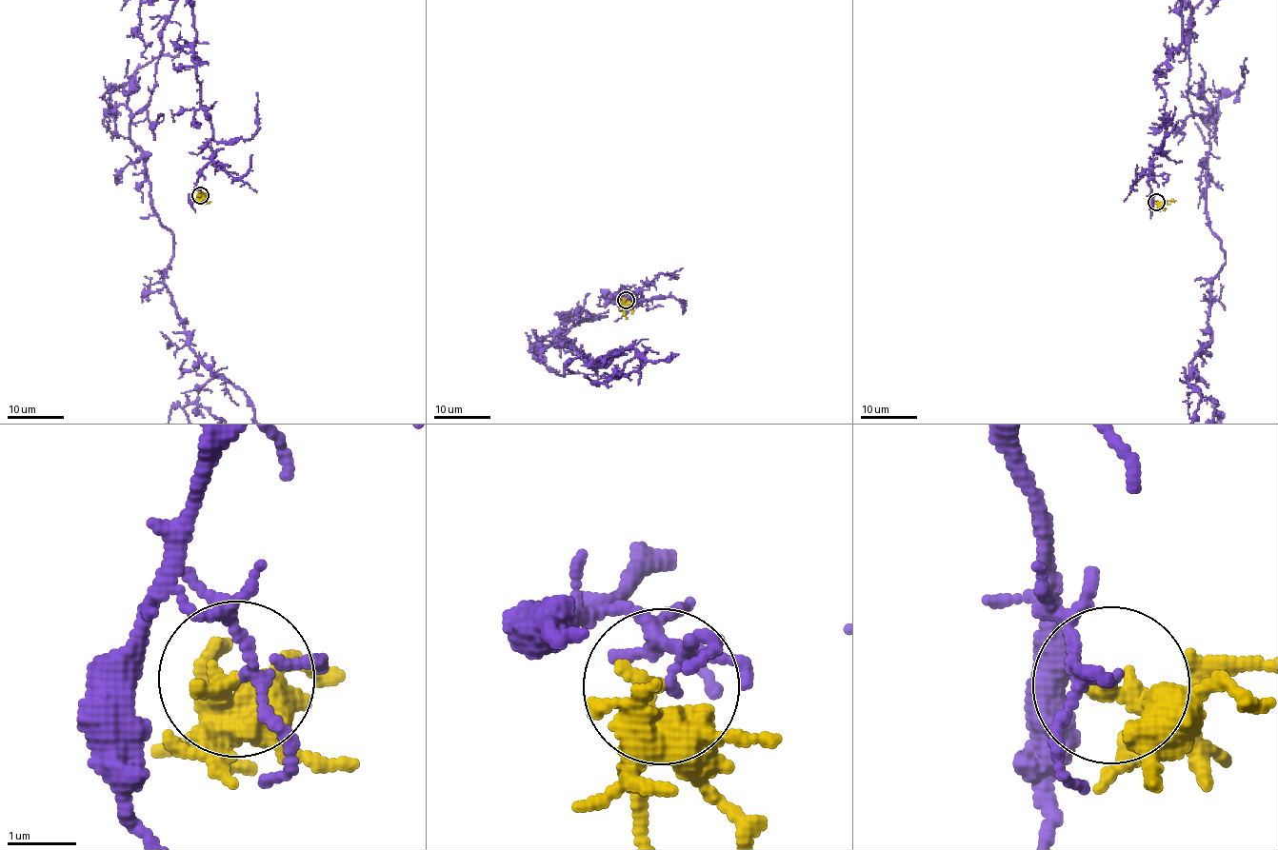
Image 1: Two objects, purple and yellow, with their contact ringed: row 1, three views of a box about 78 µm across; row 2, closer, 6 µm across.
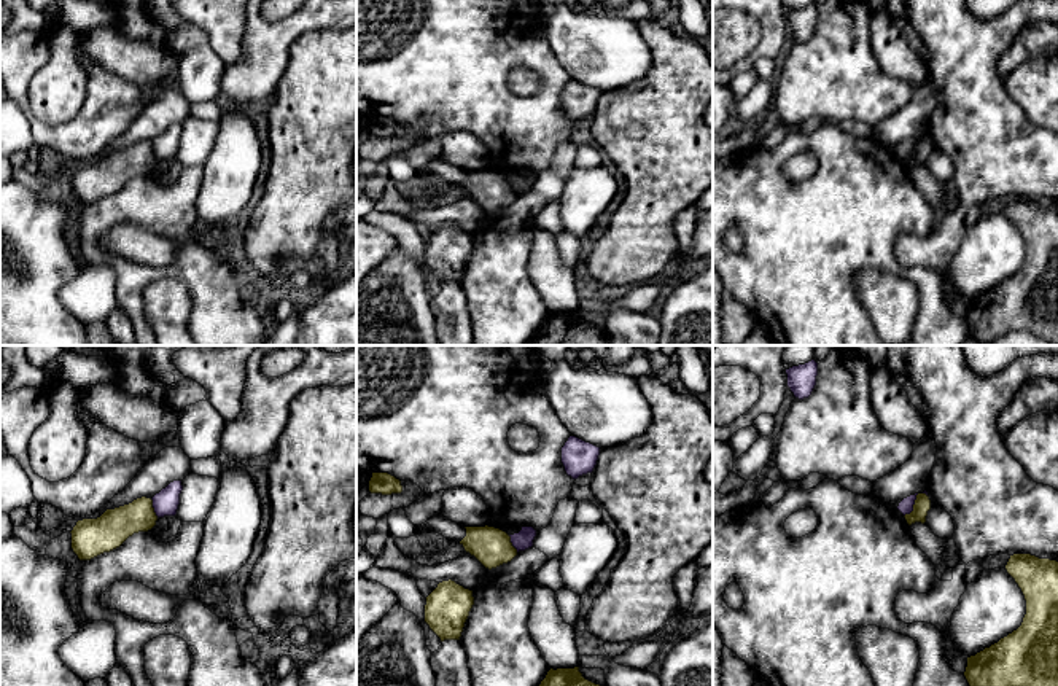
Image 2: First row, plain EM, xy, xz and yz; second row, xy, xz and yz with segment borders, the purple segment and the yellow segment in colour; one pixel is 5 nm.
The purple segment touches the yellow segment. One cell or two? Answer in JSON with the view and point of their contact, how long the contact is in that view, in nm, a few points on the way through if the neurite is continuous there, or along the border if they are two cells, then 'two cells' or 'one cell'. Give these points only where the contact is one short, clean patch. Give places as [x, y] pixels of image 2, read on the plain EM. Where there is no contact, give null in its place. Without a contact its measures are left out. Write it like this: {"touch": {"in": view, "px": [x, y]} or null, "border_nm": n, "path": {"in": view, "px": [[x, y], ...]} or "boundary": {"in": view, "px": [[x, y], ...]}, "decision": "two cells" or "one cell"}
{"touch": {"in": "yz", "px": [912, 150]}, "border_nm": 140, "boundary": {"in": "yz", "px": [[918, 137], [914, 152], [904, 159]]}, "decision": "two cells"}

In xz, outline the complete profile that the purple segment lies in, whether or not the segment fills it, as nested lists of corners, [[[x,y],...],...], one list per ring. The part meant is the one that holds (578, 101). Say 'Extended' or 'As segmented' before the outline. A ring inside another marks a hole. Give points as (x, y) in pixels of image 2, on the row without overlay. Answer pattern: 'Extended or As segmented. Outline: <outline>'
As segmented. Outline: [[[570,80],[562,91],[562,107],[573,123],[592,116],[600,99],[600,91],[585,86],[576,80]]]

